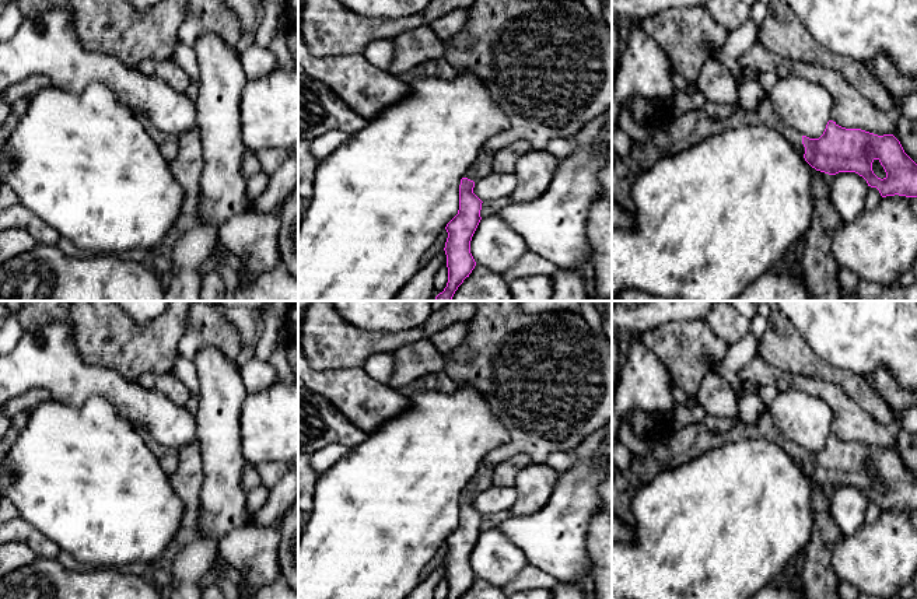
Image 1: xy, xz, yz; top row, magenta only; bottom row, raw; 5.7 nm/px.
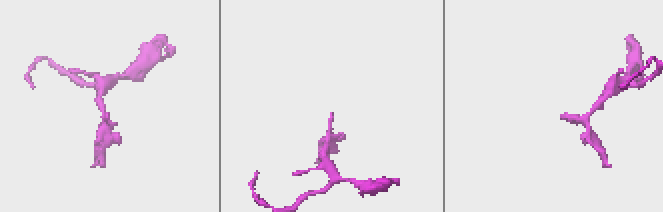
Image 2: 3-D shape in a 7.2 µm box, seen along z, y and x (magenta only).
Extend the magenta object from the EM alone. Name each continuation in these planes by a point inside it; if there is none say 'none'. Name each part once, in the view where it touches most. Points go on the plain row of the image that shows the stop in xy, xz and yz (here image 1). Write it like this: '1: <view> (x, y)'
1: yz (669, 449)

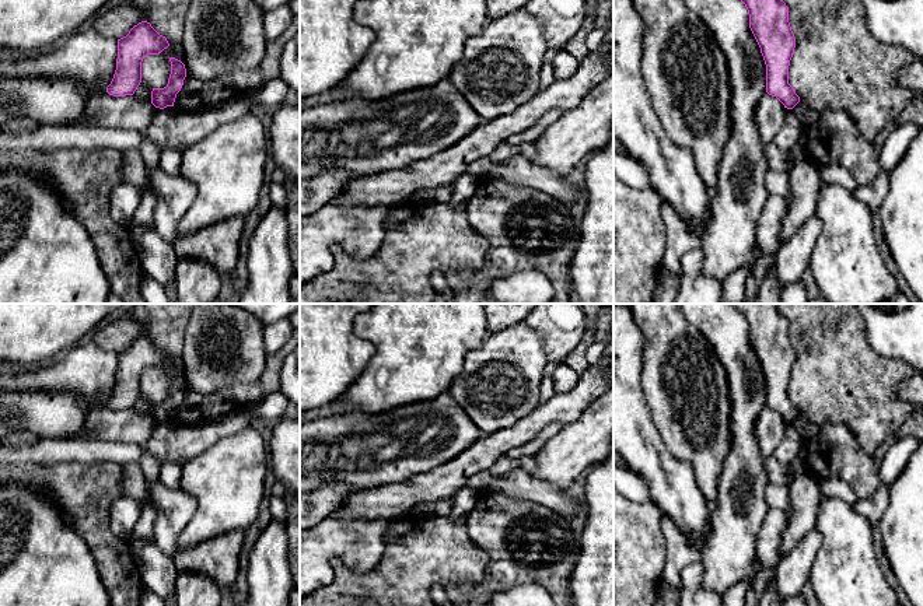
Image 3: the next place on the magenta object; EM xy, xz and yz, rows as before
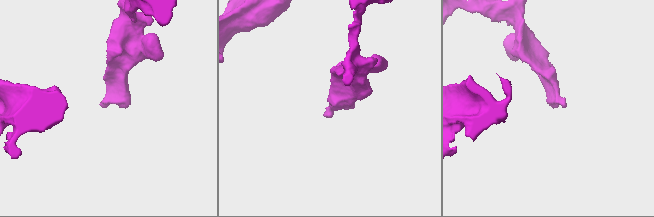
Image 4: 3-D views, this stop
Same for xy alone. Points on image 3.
none

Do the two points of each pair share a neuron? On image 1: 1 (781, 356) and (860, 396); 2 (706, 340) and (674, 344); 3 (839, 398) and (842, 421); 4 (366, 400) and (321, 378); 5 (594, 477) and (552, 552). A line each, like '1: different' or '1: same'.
1: same
2: same
3: same
4: same
5: same

